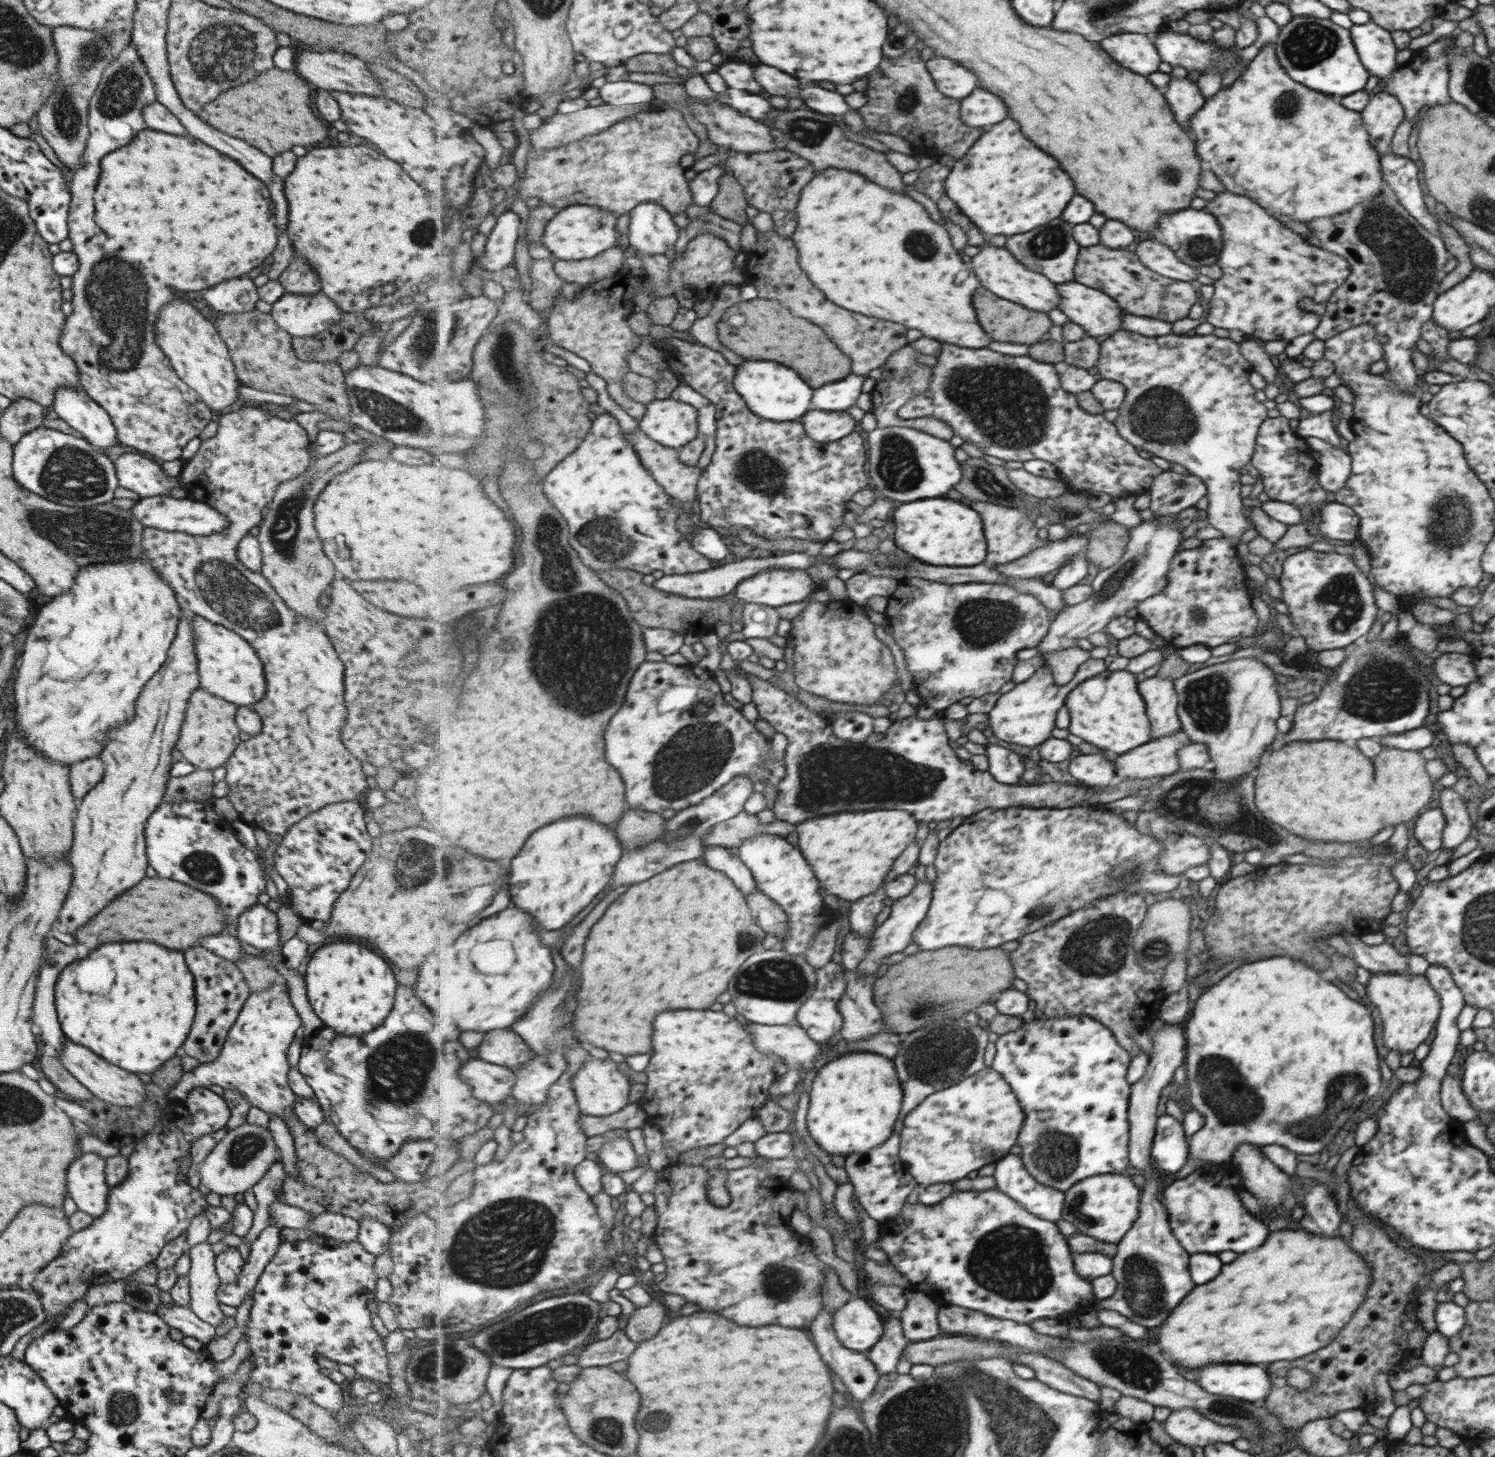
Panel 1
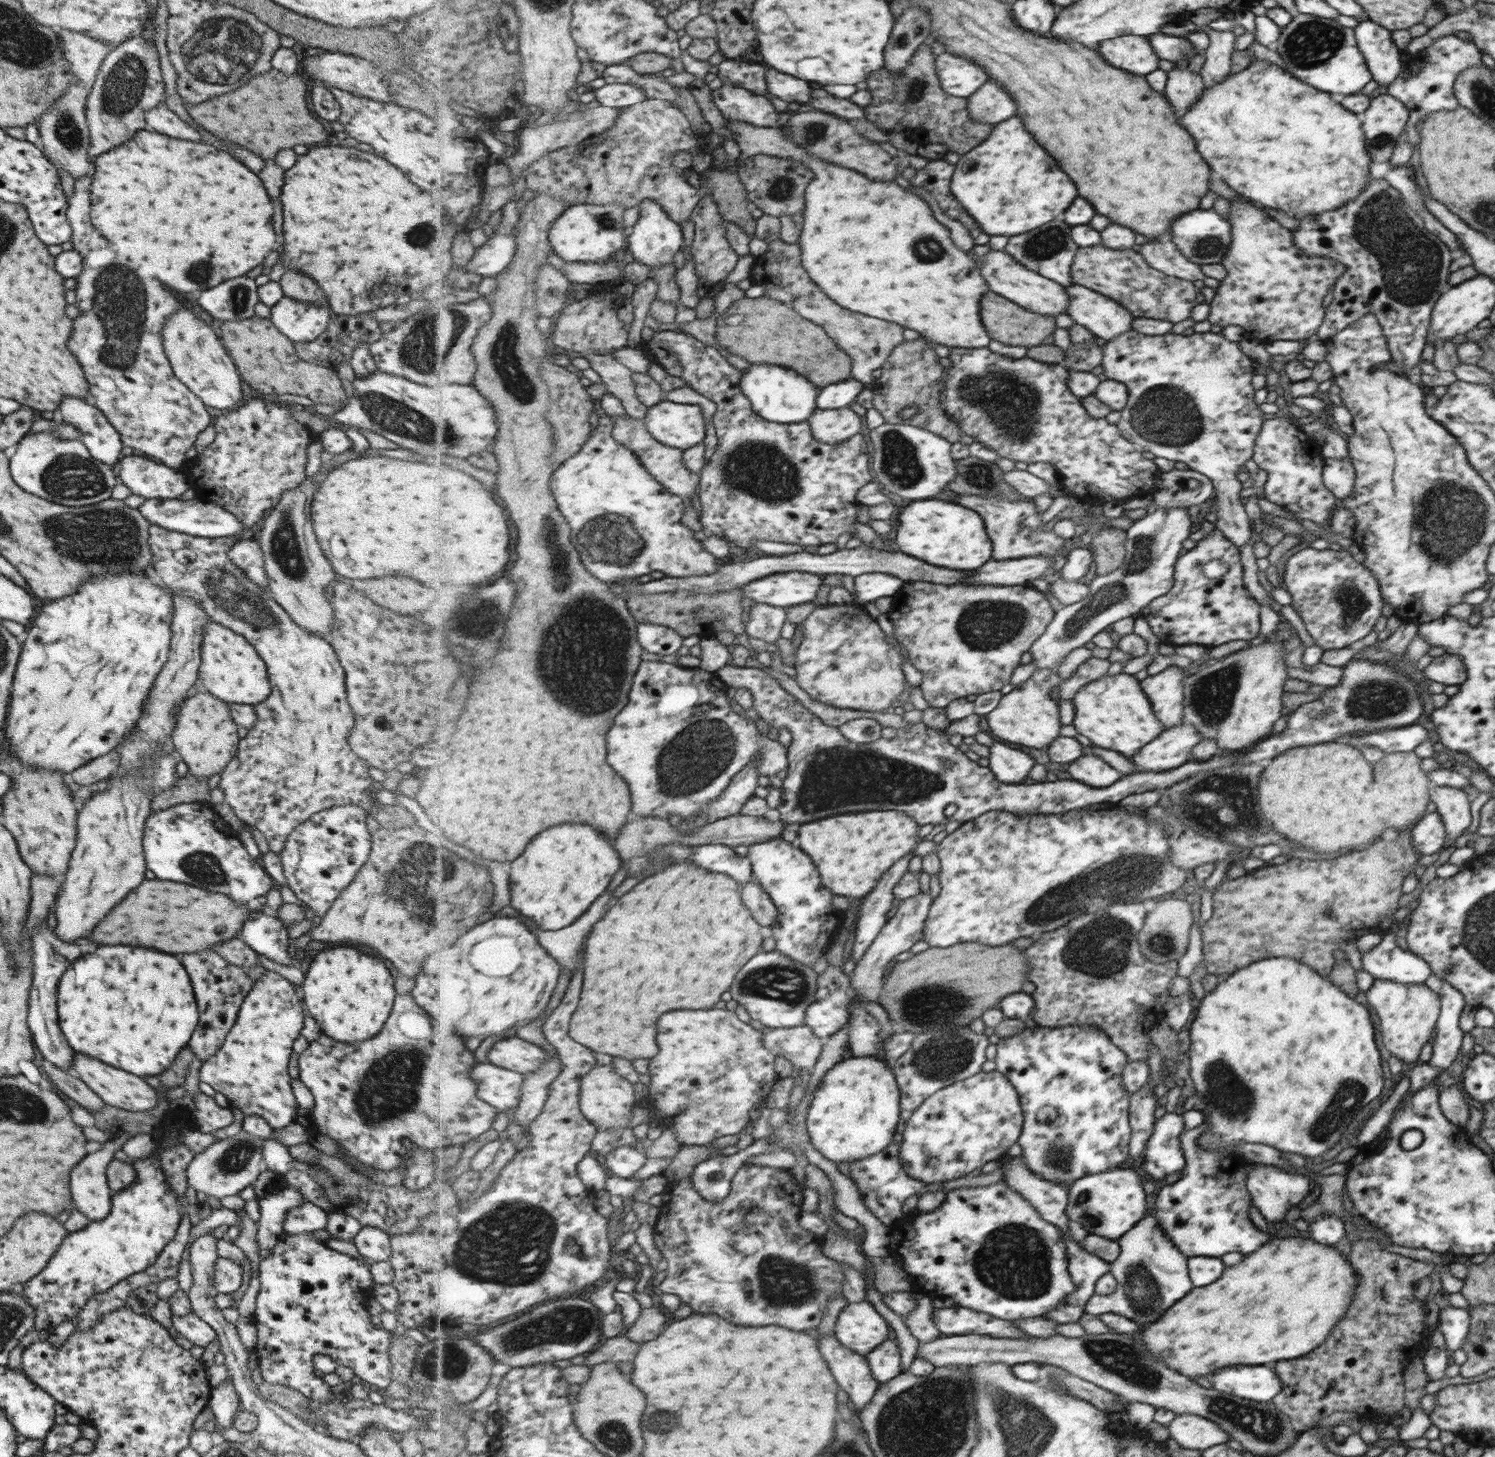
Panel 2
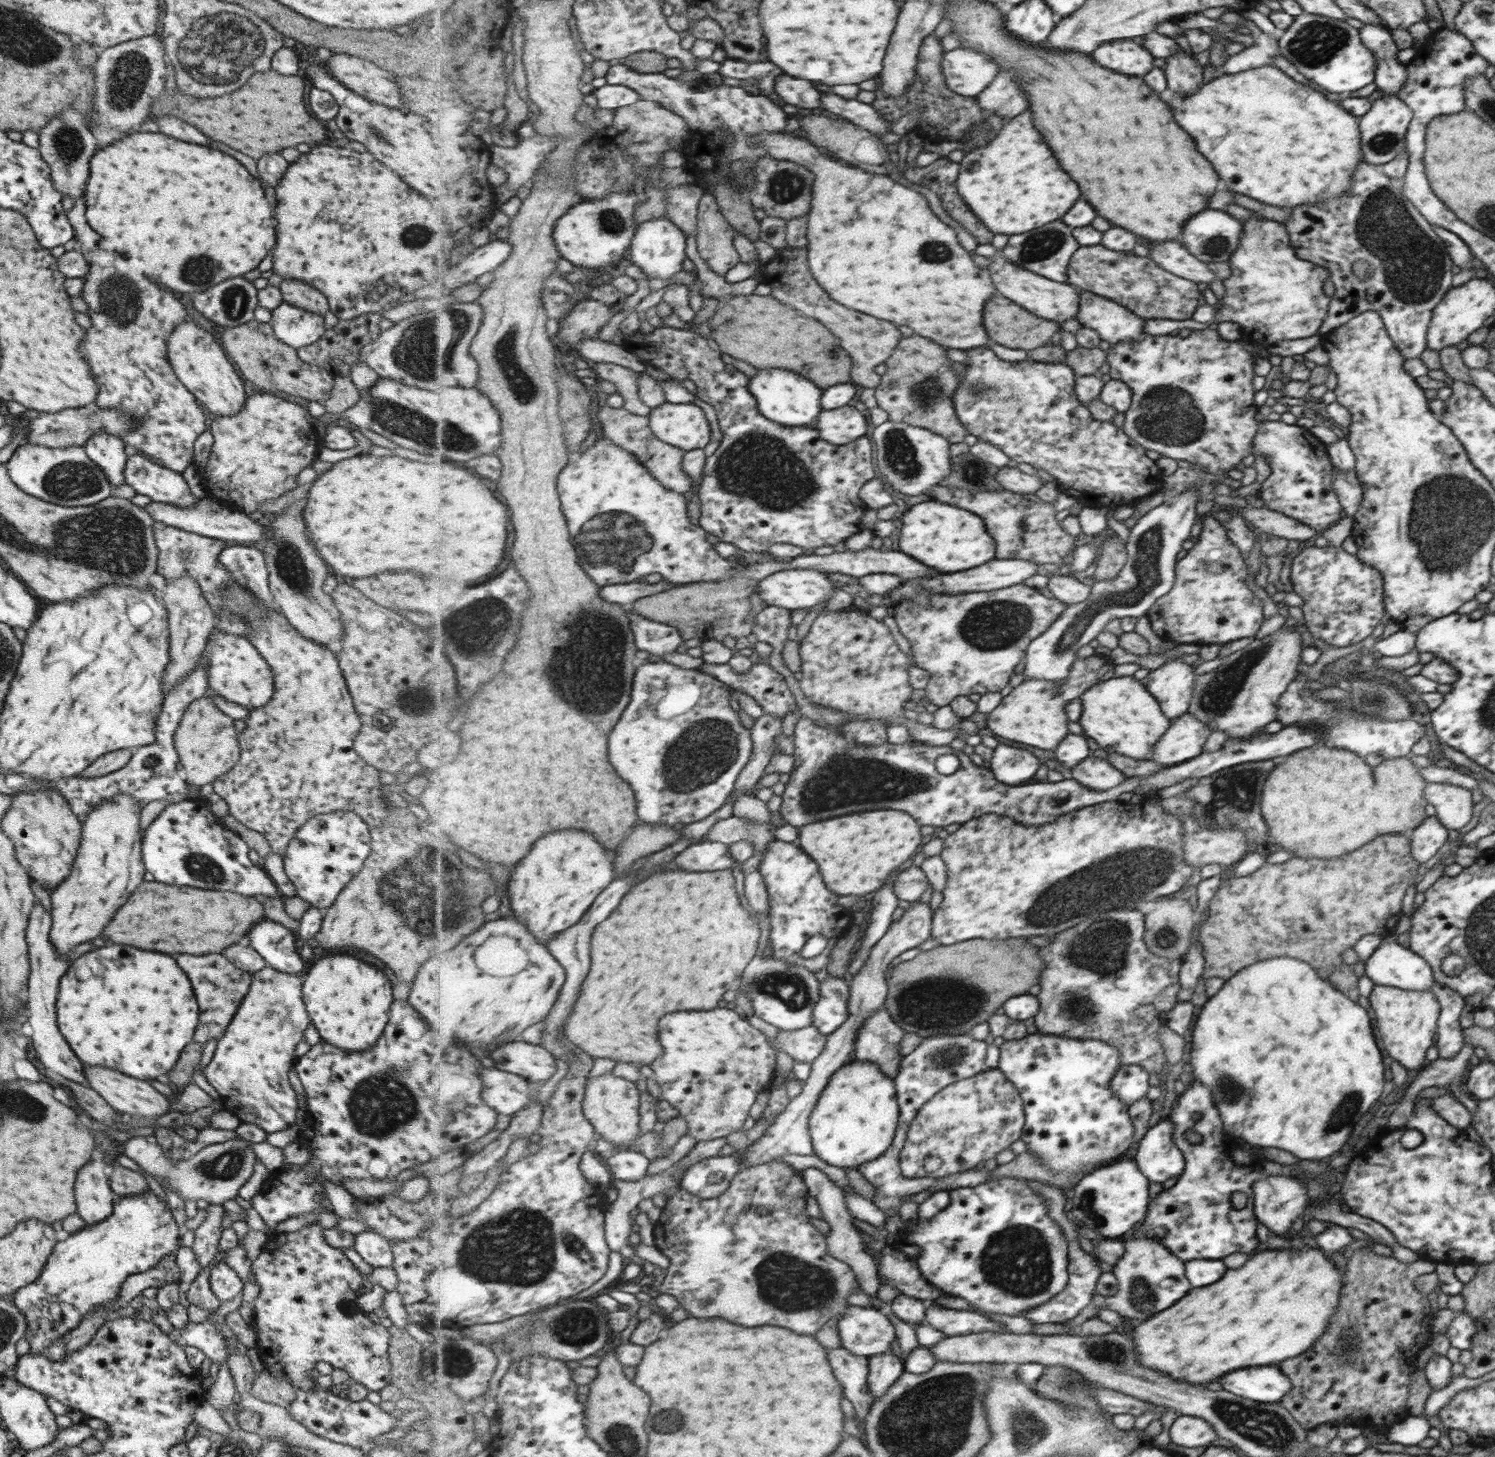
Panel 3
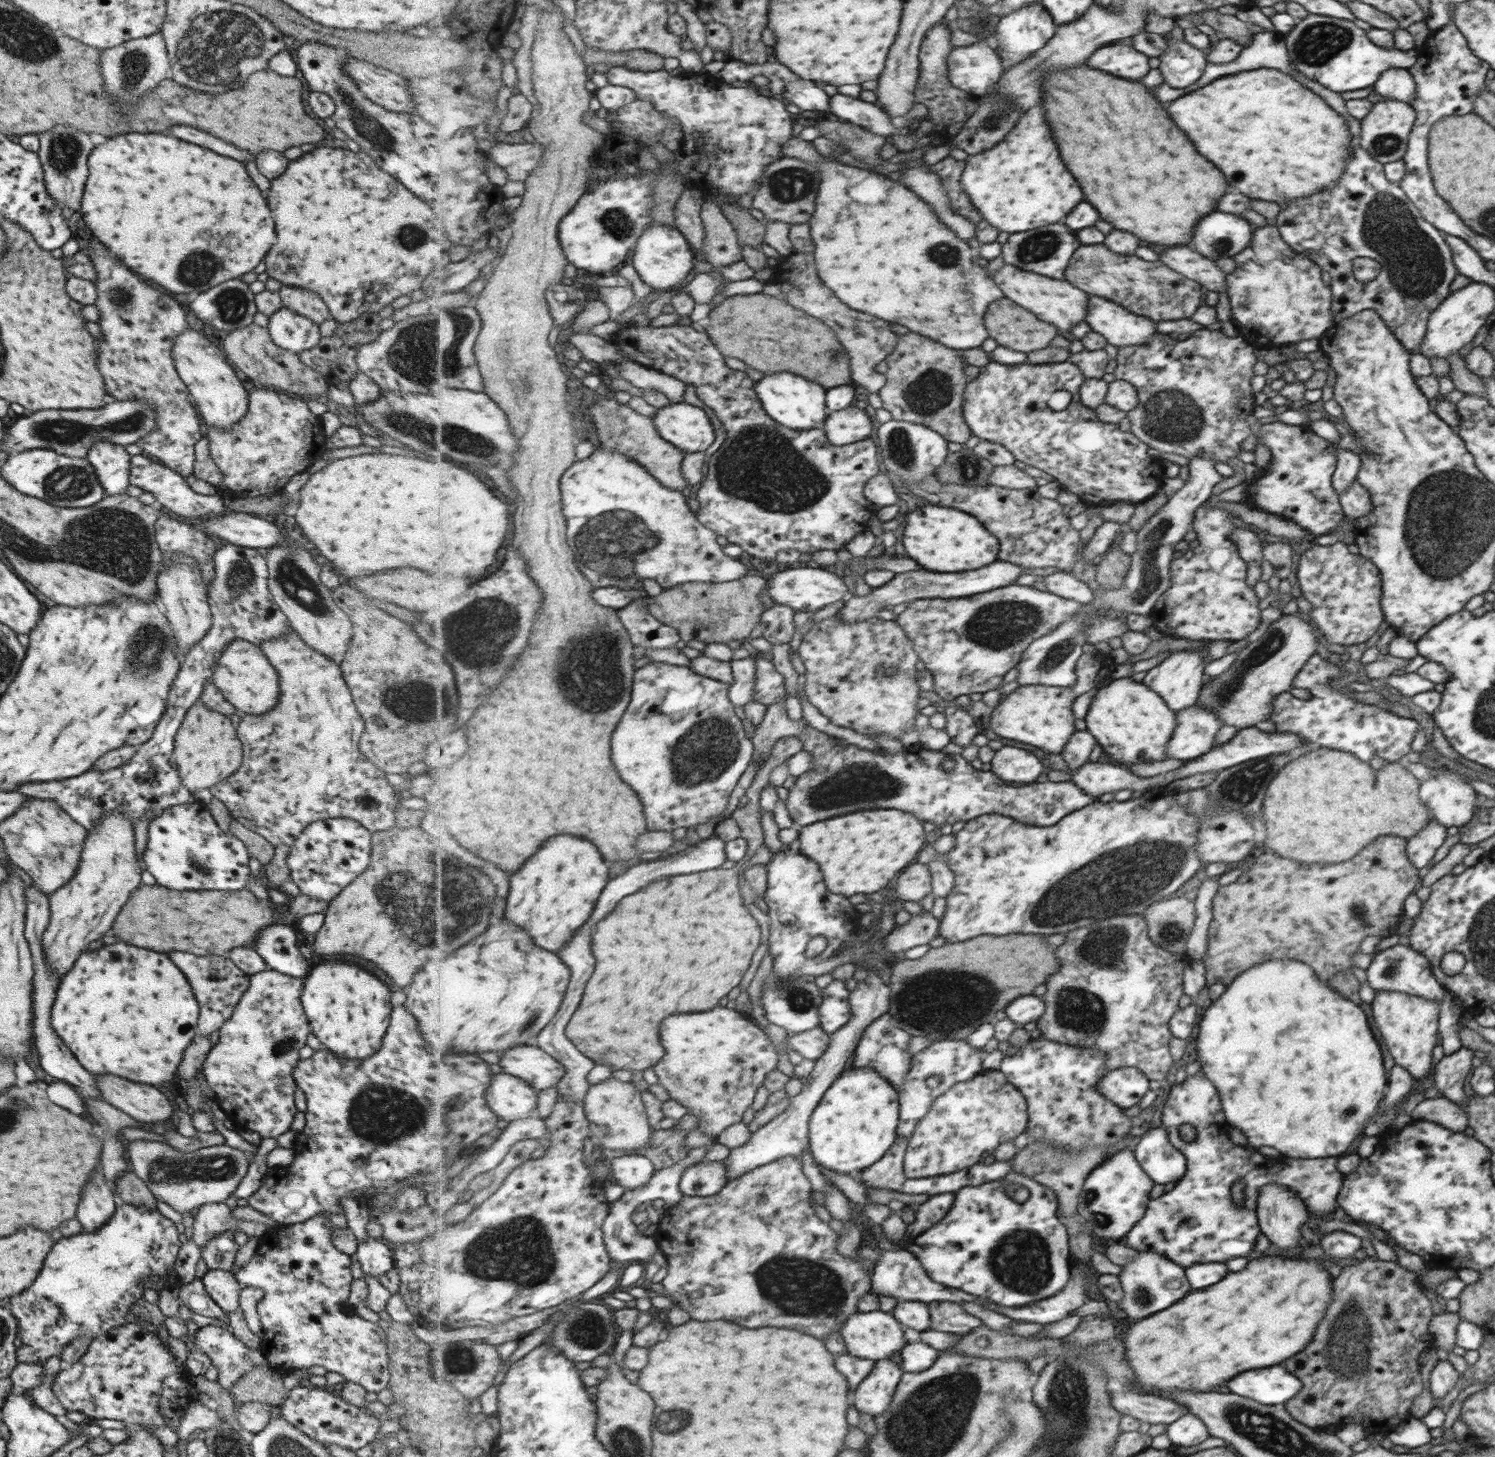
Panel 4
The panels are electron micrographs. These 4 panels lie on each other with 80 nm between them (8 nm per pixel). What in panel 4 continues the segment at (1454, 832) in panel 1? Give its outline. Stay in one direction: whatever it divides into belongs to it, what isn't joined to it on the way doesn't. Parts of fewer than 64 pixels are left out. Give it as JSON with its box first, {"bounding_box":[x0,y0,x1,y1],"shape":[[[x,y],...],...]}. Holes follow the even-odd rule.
{"bounding_box":[1418,768,1475,828],"shape":[[[1445,768],[1433,769],[1435,773],[1420,781],[1418,789],[1419,797],[1422,798],[1424,805],[1427,805],[1433,813],[1432,820],[1441,824],[1445,828],[1461,827],[1469,822],[1469,818],[1473,816],[1473,808],[1475,808],[1475,793],[1471,790],[1471,784],[1465,782],[1456,773],[1453,773]]]}

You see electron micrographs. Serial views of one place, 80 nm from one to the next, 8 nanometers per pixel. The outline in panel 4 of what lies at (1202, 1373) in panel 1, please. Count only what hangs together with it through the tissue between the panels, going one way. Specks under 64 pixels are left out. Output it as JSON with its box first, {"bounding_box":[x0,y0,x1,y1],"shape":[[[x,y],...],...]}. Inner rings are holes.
{"bounding_box":[1225,1366,1302,1405],"shape":[[[1269,1366],[1237,1374],[1225,1386],[1237,1396],[1264,1405],[1283,1405],[1299,1392],[1302,1382],[1281,1366]]]}

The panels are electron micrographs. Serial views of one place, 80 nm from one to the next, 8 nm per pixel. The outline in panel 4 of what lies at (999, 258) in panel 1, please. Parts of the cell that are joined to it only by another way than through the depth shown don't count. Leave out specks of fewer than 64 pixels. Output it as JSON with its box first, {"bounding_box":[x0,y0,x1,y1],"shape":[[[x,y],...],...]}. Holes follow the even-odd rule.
{"bounding_box":[994,263,1090,332],"shape":[[[1007,263],[994,276],[995,282],[999,282],[998,286],[1005,292],[1007,298],[1015,300],[1017,304],[1031,310],[1033,314],[1039,314],[1039,318],[1043,318],[1045,322],[1051,322],[1061,330],[1071,332],[1076,324],[1086,321],[1090,295],[1067,280],[1048,278]]]}

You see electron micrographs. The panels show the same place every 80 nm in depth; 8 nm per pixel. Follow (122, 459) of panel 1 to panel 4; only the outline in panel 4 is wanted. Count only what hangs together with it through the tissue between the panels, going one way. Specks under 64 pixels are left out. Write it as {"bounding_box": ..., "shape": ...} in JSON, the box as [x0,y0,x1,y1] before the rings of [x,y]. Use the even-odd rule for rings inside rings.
{"bounding_box":[128,454,228,519],"shape":[[[144,454],[130,456],[128,468],[128,483],[130,486],[137,486],[142,492],[149,492],[155,497],[155,504],[168,508],[181,518],[210,519],[228,513],[223,506],[221,496],[201,495],[192,492],[189,488],[189,480],[183,478],[173,470],[169,470],[160,462],[149,458]]]}

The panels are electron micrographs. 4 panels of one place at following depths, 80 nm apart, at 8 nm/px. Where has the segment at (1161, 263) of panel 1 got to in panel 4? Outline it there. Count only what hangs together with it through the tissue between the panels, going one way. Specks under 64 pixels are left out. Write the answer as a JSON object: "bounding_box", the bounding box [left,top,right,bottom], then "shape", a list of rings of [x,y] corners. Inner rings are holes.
{"bounding_box":[1159,246,1227,294],"shape":[[[1187,246],[1163,248],[1159,252],[1159,261],[1207,291],[1227,294],[1227,274],[1221,272],[1213,260],[1200,256]]]}

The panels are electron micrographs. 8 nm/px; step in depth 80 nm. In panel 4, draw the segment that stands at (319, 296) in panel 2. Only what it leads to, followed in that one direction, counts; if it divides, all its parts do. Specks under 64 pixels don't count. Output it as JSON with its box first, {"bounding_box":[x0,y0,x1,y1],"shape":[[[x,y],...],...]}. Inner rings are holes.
{"bounding_box":[277,286,330,324],"shape":[[[281,286],[277,293],[283,307],[303,315],[315,324],[327,320],[330,316],[326,304],[315,292],[307,292],[293,286]]]}

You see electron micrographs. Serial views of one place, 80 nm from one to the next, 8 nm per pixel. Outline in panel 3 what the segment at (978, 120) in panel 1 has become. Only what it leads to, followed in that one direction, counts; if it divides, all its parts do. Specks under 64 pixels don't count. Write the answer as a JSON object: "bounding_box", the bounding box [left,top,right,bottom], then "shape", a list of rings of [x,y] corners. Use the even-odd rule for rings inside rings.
{"bounding_box":[976,71,1027,118],"shape":[[[1001,71],[998,77],[981,94],[976,96],[979,106],[987,116],[996,114],[1001,118],[1013,118],[1027,110],[1027,96],[1021,84],[1015,82],[1015,74]]]}

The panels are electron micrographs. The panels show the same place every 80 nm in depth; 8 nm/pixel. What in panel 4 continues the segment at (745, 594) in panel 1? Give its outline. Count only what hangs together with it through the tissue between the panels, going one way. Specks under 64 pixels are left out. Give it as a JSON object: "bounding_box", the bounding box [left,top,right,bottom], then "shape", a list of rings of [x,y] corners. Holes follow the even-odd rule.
{"bounding_box":[767,564,853,613],"shape":[[[812,564],[808,566],[793,565],[784,571],[779,571],[773,575],[768,580],[767,591],[775,604],[790,606],[796,611],[809,611],[814,613],[817,612],[817,610],[821,610],[821,608],[825,608],[828,604],[833,604],[833,602],[847,598],[847,596],[853,597],[852,594],[849,594],[849,590],[847,590],[847,586],[845,586],[845,582],[843,582],[841,577],[842,574],[837,569],[824,568]]]}

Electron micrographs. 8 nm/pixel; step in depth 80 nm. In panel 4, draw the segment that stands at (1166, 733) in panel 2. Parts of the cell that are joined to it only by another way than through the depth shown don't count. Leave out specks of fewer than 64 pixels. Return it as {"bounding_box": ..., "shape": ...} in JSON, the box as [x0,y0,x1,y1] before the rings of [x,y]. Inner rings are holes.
{"bounding_box":[1166,704,1223,760],"shape":[[[1194,704],[1185,708],[1183,711],[1175,713],[1175,719],[1178,725],[1175,726],[1171,739],[1166,742],[1167,757],[1173,760],[1195,760],[1203,754],[1210,753],[1213,748],[1212,742],[1217,734],[1217,730],[1223,726],[1219,714],[1207,709],[1201,709],[1199,705]]]}

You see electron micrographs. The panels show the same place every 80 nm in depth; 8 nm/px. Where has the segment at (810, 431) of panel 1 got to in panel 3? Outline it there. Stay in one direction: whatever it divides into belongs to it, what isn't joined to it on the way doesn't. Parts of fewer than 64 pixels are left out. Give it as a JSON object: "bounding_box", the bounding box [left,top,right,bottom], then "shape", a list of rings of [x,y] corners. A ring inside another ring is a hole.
{"bounding_box":[815,405,869,446],"shape":[[[845,405],[833,410],[823,409],[815,428],[821,431],[822,438],[827,442],[841,446],[867,434],[869,424],[863,416],[863,411]]]}

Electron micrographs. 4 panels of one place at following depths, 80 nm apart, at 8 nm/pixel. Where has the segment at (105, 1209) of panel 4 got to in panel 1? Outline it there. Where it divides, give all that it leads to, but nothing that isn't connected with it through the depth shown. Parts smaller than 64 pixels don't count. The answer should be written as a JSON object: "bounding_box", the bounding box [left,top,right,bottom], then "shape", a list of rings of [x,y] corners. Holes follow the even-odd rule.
{"bounding_box":[67,1153,109,1218],"shape":[[[85,1153],[67,1168],[67,1194],[77,1210],[87,1216],[99,1218],[107,1208],[109,1188],[104,1180],[104,1160],[101,1154]]]}

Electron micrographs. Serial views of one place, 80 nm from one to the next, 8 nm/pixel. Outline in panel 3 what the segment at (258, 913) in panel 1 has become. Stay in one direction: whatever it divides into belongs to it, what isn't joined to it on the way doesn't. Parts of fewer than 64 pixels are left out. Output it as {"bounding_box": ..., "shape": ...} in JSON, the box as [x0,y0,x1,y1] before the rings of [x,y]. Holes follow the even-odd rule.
{"bounding_box":[246,918,305,975],"shape":[[[267,918],[259,919],[250,926],[246,936],[248,945],[268,967],[290,975],[304,968],[305,961],[295,951],[296,935],[285,926]]]}

